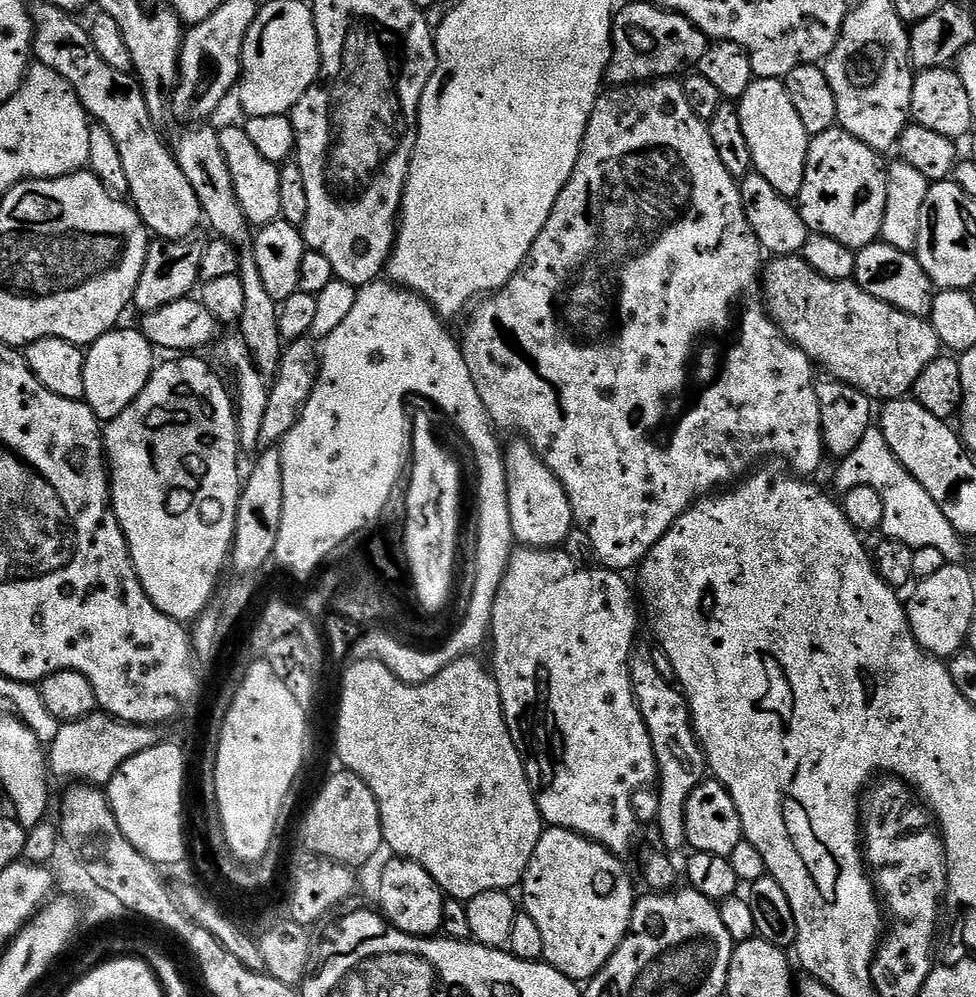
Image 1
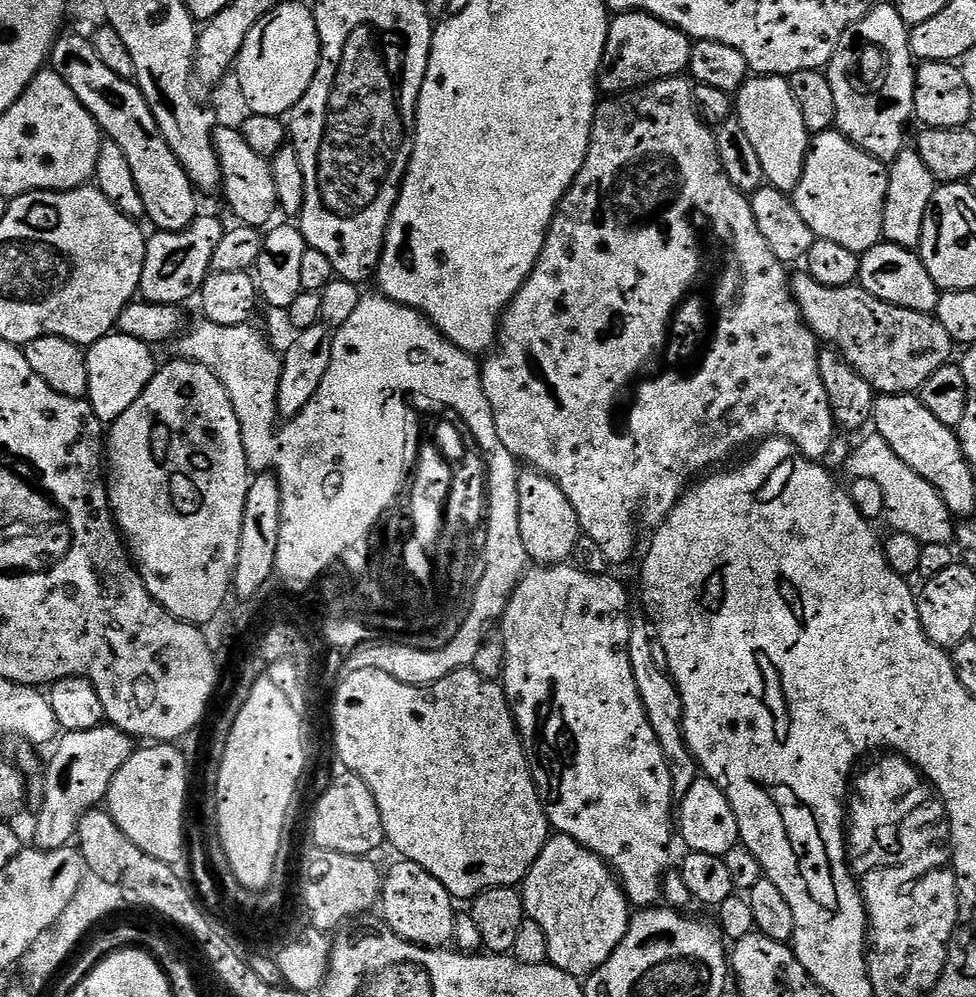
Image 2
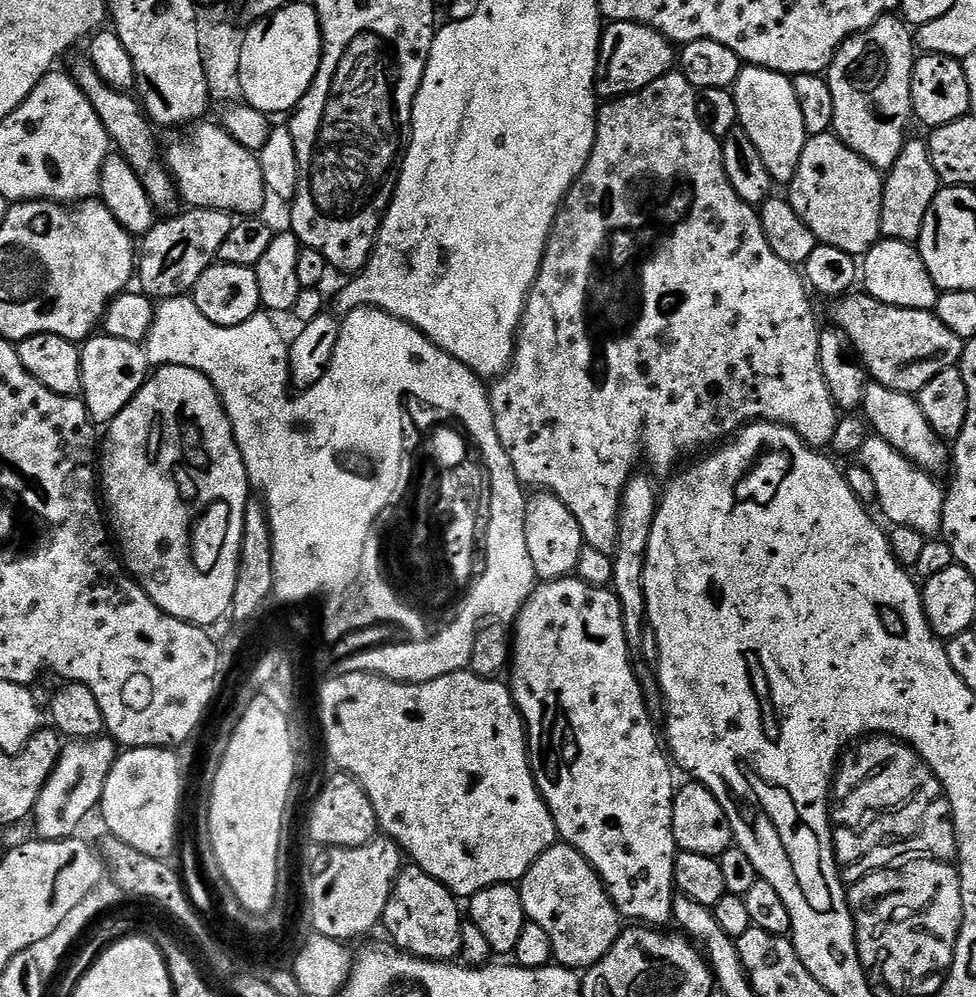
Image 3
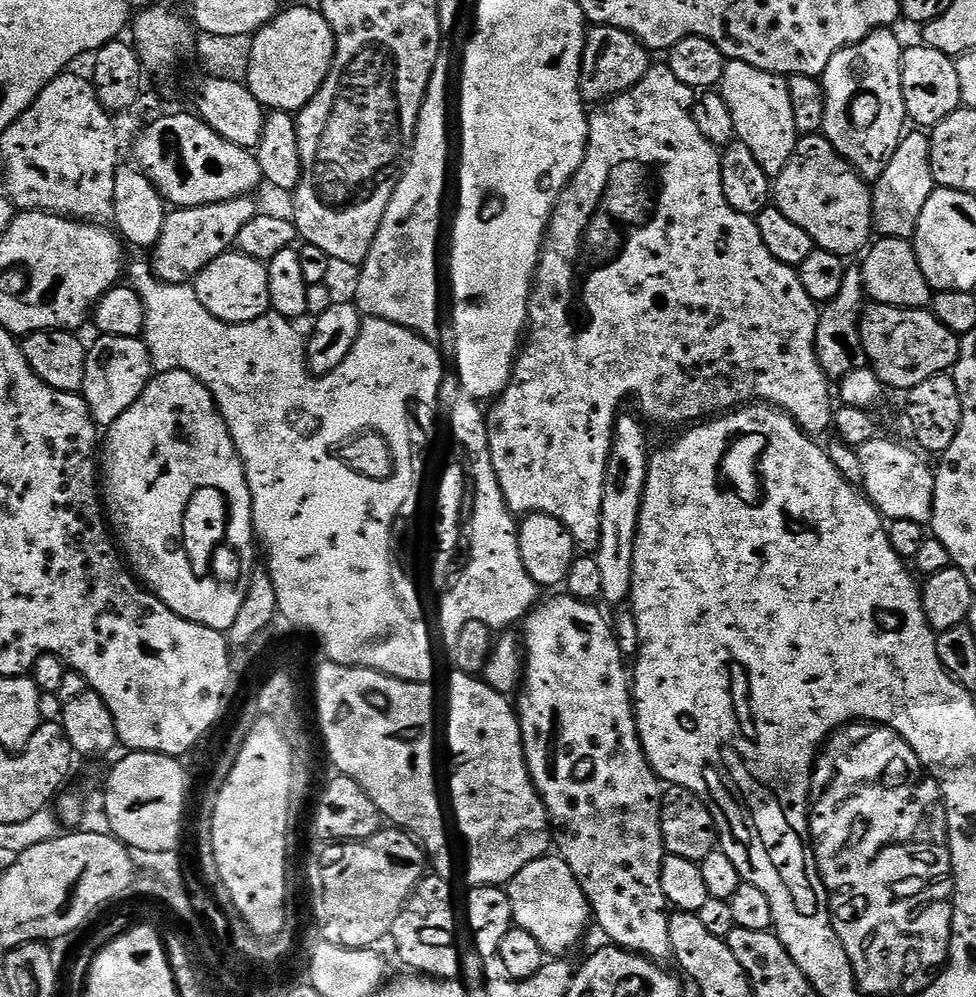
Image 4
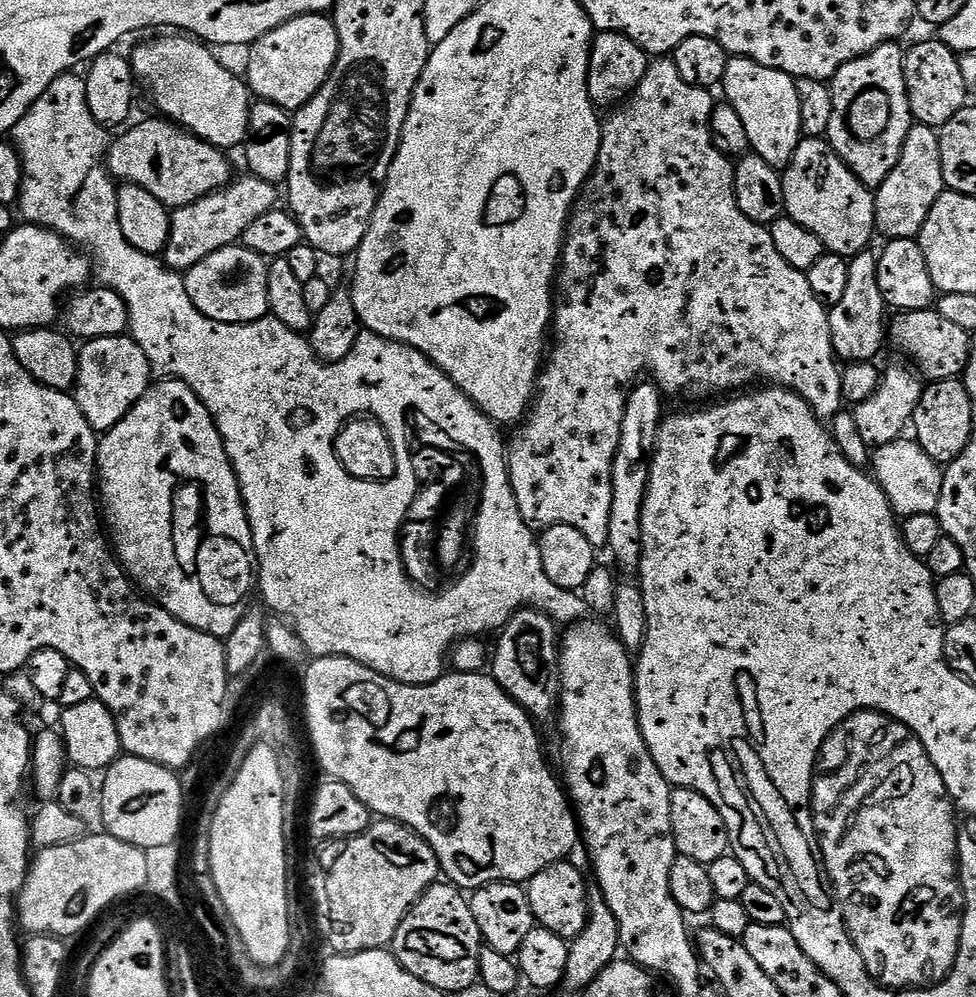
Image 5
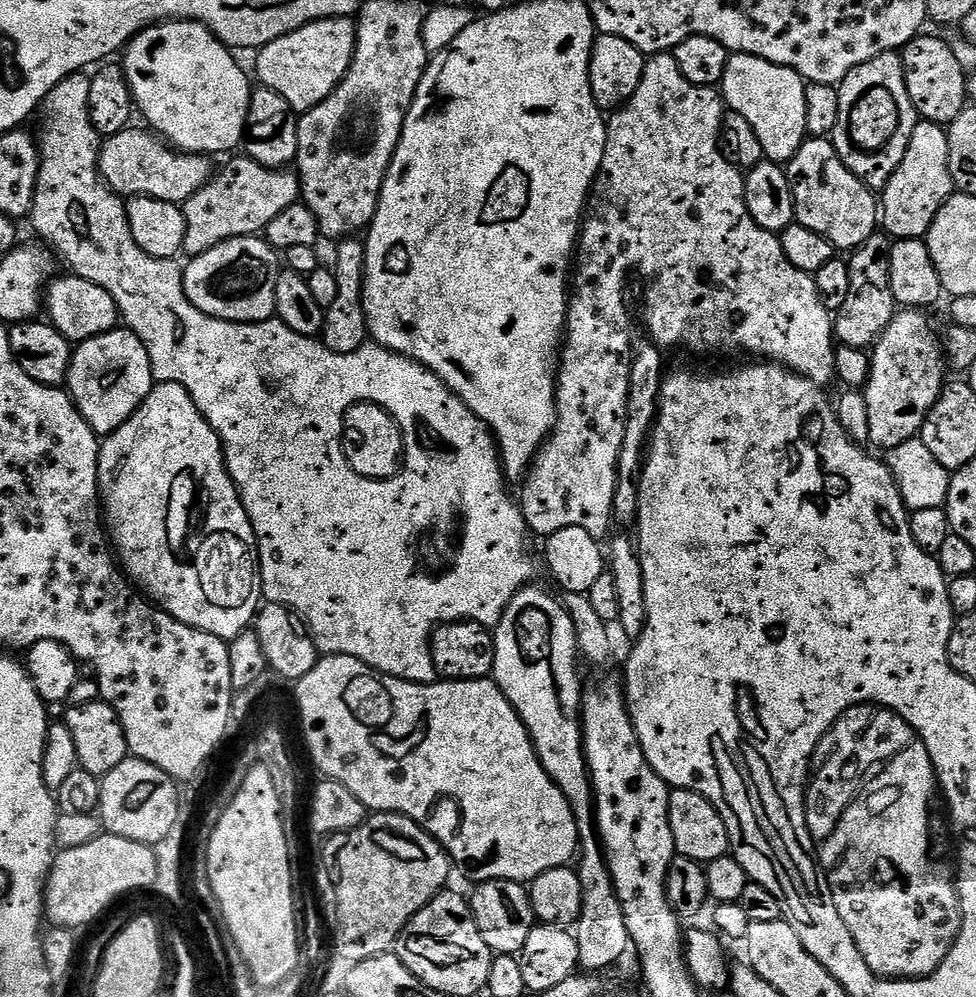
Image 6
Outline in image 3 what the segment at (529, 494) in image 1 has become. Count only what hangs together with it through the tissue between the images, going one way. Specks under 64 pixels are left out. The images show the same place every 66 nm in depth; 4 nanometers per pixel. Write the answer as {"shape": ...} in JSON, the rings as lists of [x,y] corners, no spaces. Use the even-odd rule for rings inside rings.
{"shape":[[[543,490],[537,491],[528,500],[526,539],[536,575],[544,582],[571,577],[586,543],[578,518],[574,518],[572,511],[557,496]]]}

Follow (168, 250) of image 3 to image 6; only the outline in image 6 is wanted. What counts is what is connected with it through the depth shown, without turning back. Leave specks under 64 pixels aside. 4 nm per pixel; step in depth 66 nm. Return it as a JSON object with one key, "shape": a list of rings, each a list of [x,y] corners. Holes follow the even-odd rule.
{"shape":[[[236,154],[224,169],[217,171],[198,194],[184,201],[186,238],[183,251],[189,257],[206,254],[227,240],[263,233],[282,210],[301,199],[300,178],[295,171],[264,168],[249,156]]]}

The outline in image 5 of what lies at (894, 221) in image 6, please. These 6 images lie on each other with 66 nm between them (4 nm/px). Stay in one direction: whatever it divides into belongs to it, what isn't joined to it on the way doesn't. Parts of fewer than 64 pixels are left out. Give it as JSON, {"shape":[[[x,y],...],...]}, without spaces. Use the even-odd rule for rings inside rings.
{"shape":[[[913,123],[894,170],[890,170],[886,182],[882,182],[874,192],[877,233],[888,240],[916,240],[934,202],[938,202],[944,191],[940,133],[925,124]]]}

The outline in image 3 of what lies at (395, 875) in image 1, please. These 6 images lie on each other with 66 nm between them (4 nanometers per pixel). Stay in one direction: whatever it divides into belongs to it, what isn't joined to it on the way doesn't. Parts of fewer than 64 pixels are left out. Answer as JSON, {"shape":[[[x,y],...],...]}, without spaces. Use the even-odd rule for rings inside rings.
{"shape":[[[408,866],[396,879],[382,921],[383,931],[392,935],[397,949],[422,960],[452,962],[459,957],[462,946],[462,904],[445,884],[435,880],[421,868]]]}

